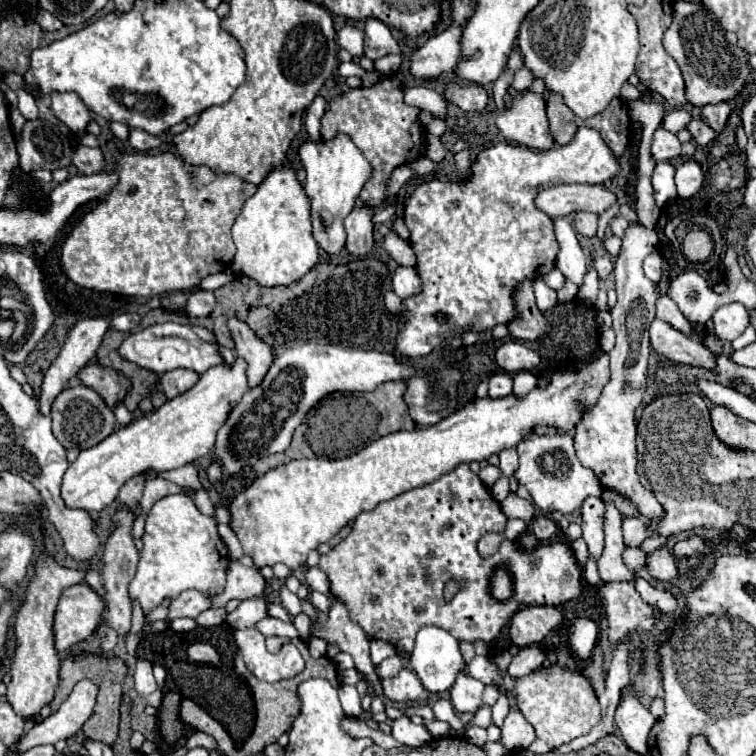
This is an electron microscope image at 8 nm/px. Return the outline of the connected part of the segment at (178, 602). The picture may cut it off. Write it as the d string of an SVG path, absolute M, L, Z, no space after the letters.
M186 590L176 600L172 600L168 620L180 618L180 616L196 618L200 612L208 610L212 606L212 602L214 602L212 594L198 594L198 590Z

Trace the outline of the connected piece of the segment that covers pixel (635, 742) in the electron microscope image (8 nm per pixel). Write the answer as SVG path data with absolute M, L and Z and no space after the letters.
M626 696L616 710L616 726L626 746L636 754L648 752L648 734L656 718L632 696Z

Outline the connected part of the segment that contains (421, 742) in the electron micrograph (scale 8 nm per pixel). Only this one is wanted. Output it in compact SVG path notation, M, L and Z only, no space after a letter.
M402 714L400 718L394 720L394 724L392 724L392 736L400 744L404 744L408 748L422 748L422 746L426 746L432 740L430 732L424 726L414 724L408 714Z

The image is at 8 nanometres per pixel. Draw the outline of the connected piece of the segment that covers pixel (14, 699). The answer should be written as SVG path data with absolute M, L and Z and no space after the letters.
M44 552L38 562L34 564L34 574L30 578L24 602L16 616L16 654L10 668L12 682L8 684L8 702L10 706L24 718L34 716L40 712L42 706L50 704L58 686L58 668L60 658L54 650L54 636L52 636L52 620L56 612L58 598L62 590L82 582L84 574L82 570L70 570L56 562L56 558L48 552Z

